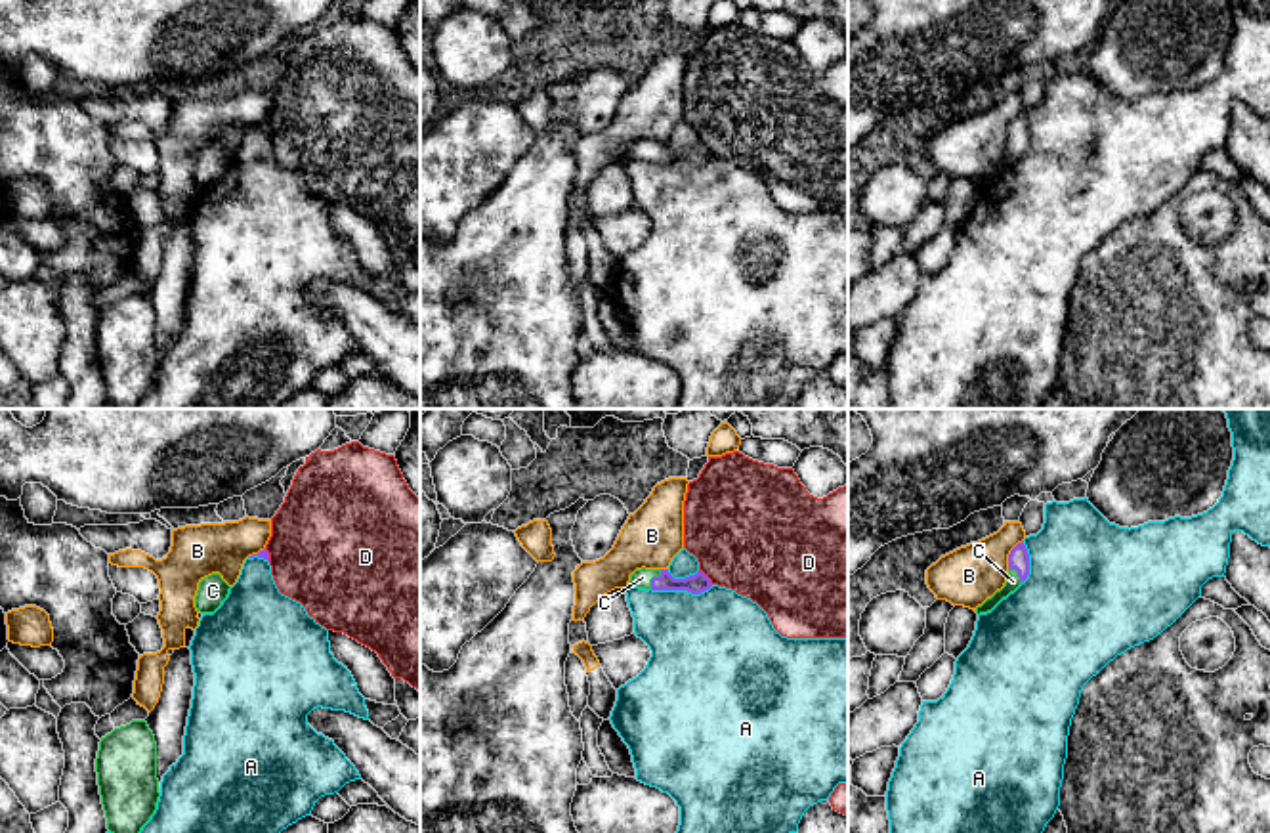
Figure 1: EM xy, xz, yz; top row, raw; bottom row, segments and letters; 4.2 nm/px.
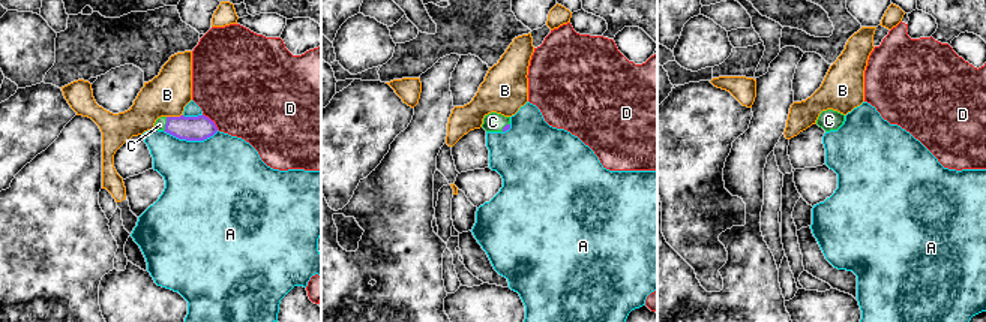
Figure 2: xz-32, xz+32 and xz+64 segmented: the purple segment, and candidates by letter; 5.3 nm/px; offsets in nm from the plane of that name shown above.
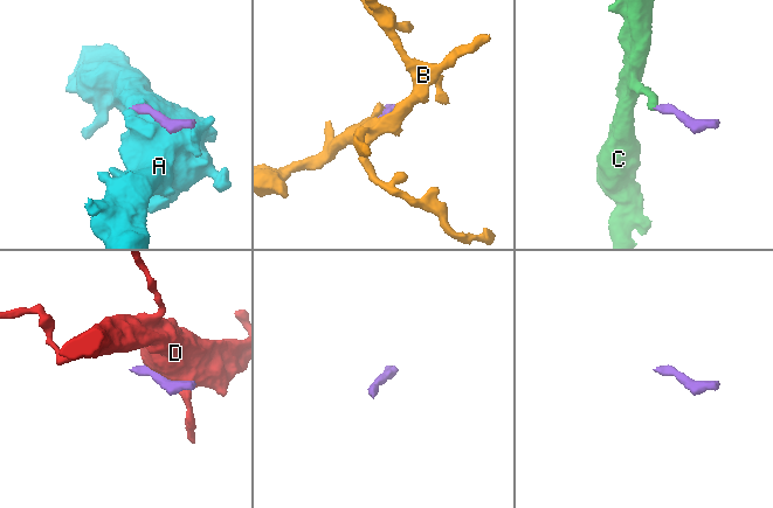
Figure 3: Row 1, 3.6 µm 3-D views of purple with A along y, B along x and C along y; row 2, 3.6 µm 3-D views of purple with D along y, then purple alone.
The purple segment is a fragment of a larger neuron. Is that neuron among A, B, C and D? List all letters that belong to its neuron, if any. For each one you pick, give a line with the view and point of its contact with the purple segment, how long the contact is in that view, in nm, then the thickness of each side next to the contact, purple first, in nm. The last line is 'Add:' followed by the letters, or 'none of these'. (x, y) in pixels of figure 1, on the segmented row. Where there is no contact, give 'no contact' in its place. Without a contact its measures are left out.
C: xz (654, 577) | 90 nm | 90/80 nm
Add: C

